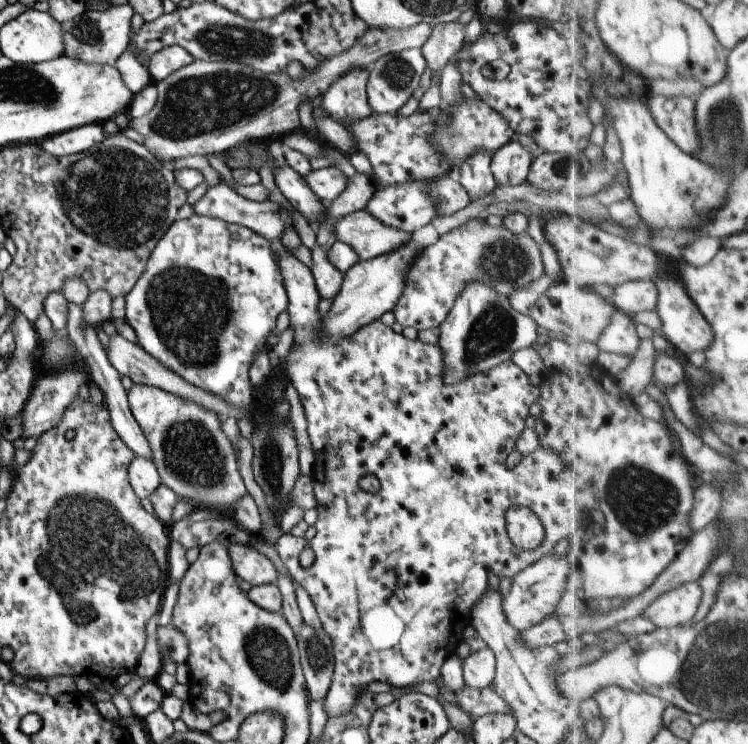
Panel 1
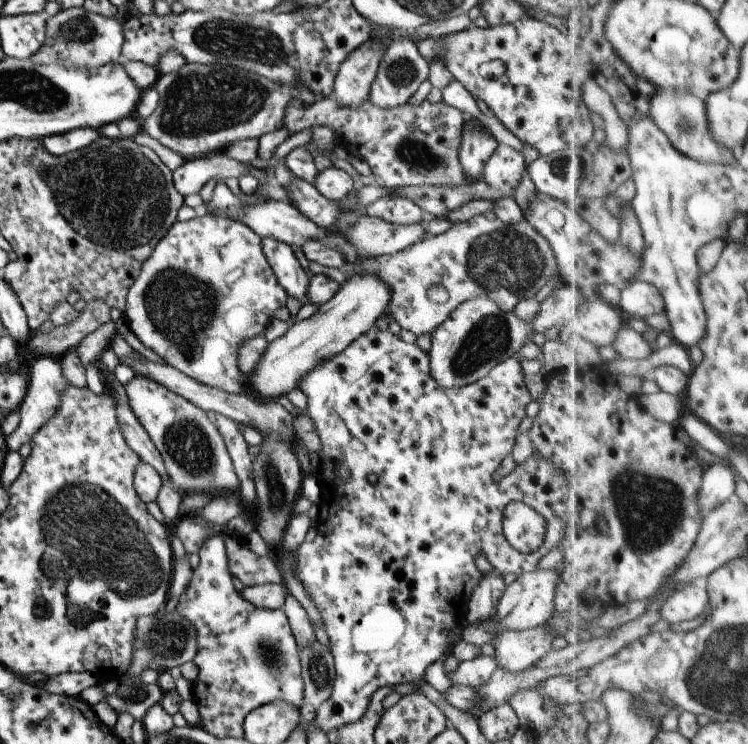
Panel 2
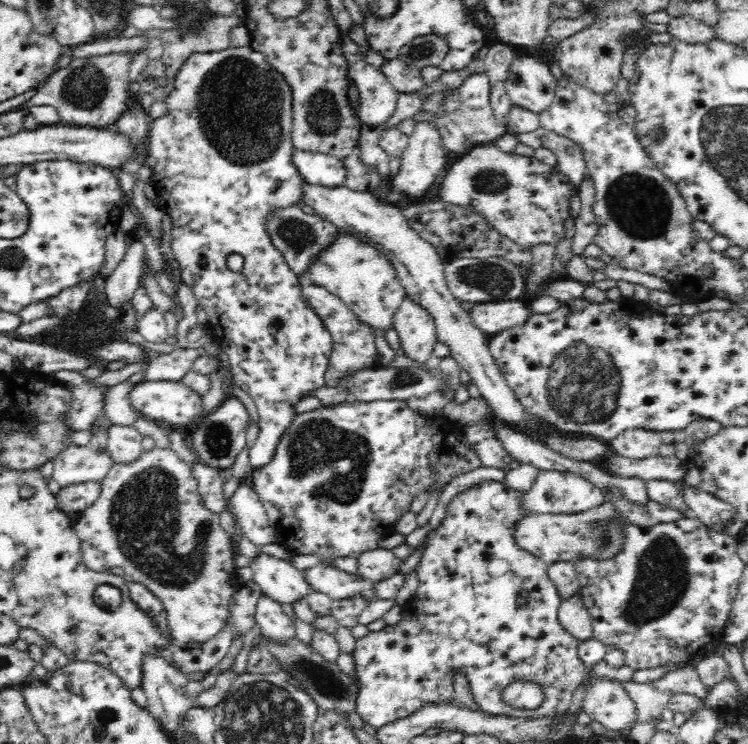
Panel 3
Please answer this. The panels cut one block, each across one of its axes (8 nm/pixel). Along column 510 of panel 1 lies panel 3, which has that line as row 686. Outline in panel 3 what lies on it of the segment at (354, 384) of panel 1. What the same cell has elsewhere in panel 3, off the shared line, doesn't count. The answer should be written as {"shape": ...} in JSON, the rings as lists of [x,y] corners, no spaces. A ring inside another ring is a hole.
{"shape":[[[488,480],[470,486],[467,490],[456,494],[452,501],[448,504],[446,517],[442,520],[440,526],[430,532],[424,540],[424,550],[422,550],[422,560],[415,569],[416,577],[418,577],[418,588],[410,599],[402,606],[404,619],[400,620],[398,626],[386,626],[380,632],[369,632],[367,636],[357,640],[355,649],[351,652],[355,662],[357,678],[359,678],[359,695],[357,696],[356,711],[360,714],[363,722],[372,724],[375,728],[386,723],[394,722],[400,718],[410,716],[415,713],[428,702],[442,702],[444,704],[452,700],[452,683],[450,670],[460,670],[468,679],[470,692],[473,701],[479,706],[484,713],[489,715],[506,715],[514,718],[537,719],[538,717],[549,717],[552,715],[562,715],[570,708],[572,704],[572,694],[574,690],[588,676],[588,669],[584,662],[578,657],[578,646],[581,641],[573,638],[558,621],[558,611],[561,605],[562,597],[558,594],[558,589],[553,585],[548,574],[548,565],[543,561],[539,561],[526,550],[518,547],[515,539],[516,526],[526,520],[526,516],[530,511],[524,507],[524,498],[526,491],[520,491],[518,488],[510,488],[506,485],[506,480],[502,482],[494,482]],[[516,680],[529,680],[537,682],[545,692],[545,702],[537,709],[518,709],[503,702],[502,692],[508,684]]]}

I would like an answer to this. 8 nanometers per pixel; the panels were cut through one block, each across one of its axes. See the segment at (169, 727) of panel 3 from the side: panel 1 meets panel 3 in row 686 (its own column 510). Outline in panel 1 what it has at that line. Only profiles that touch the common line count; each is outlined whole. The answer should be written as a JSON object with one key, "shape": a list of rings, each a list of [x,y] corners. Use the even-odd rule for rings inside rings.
{"shape":[[[517,140],[494,150],[490,156],[490,171],[496,186],[515,186],[525,181],[532,158]]]}

